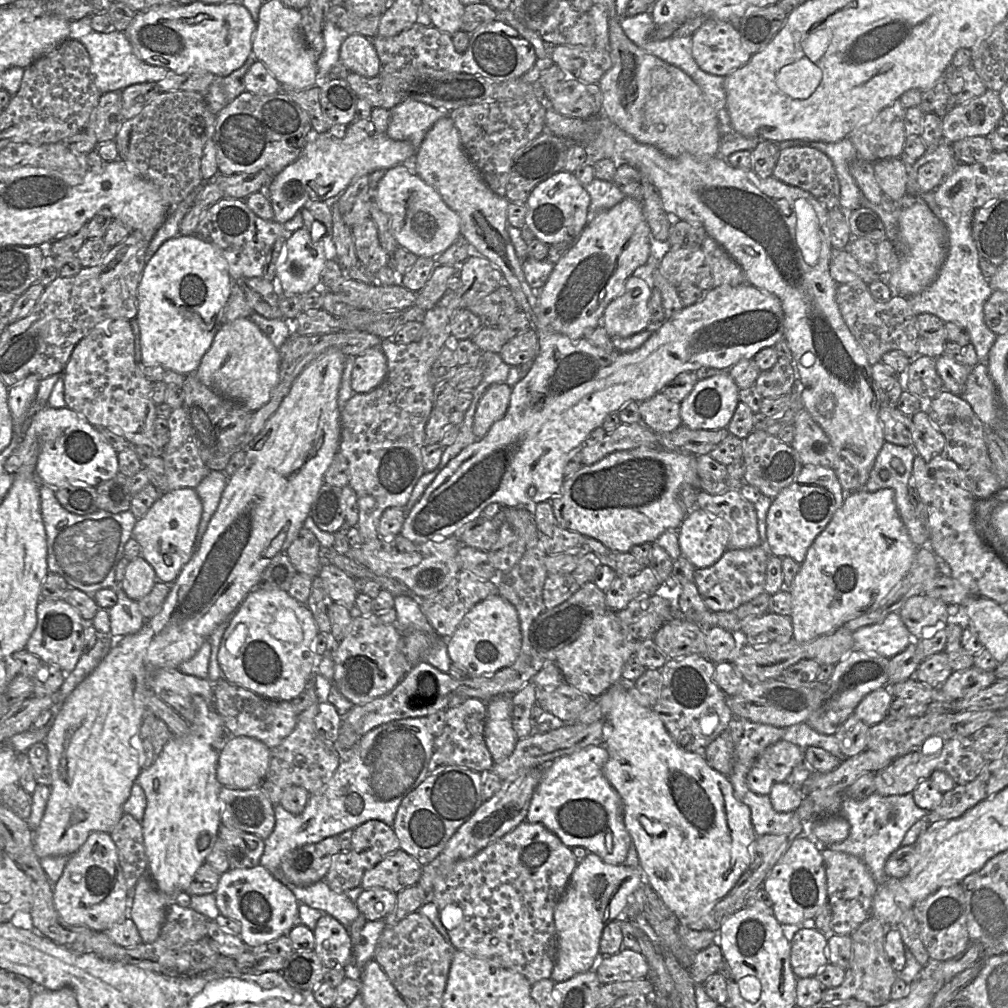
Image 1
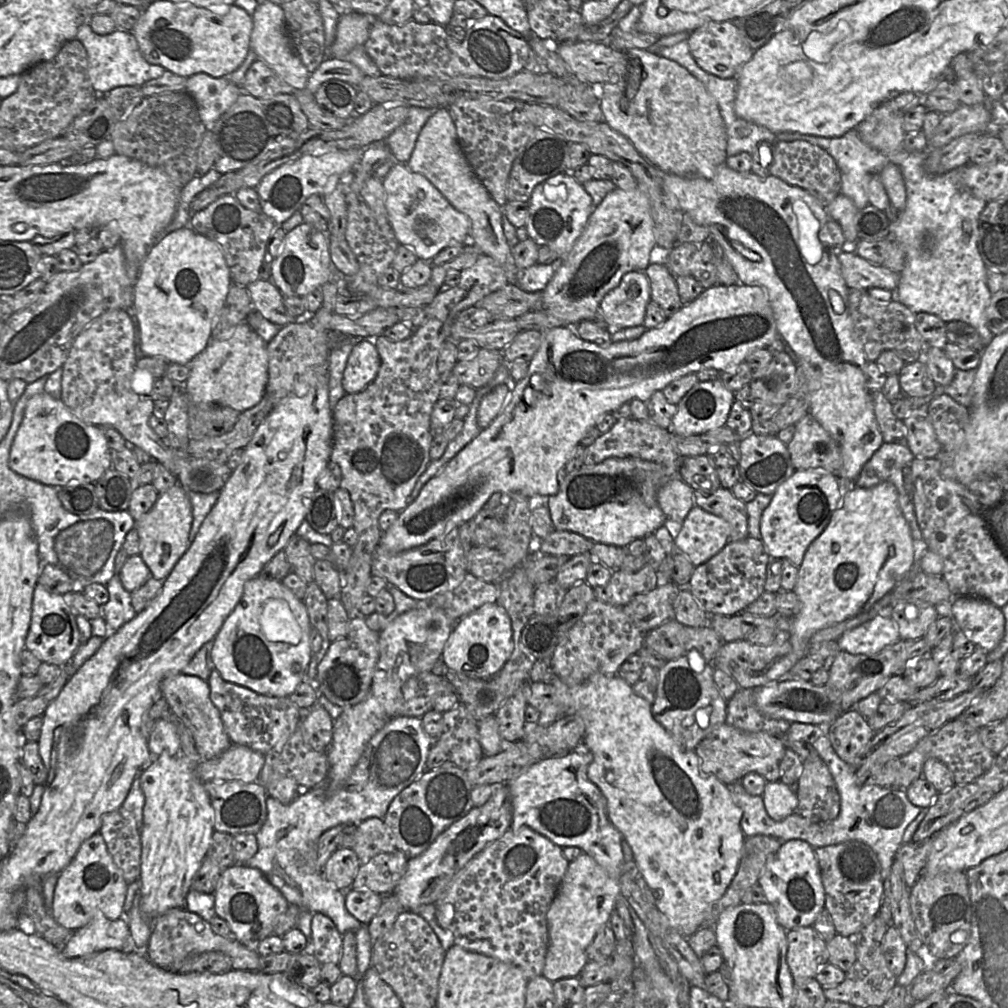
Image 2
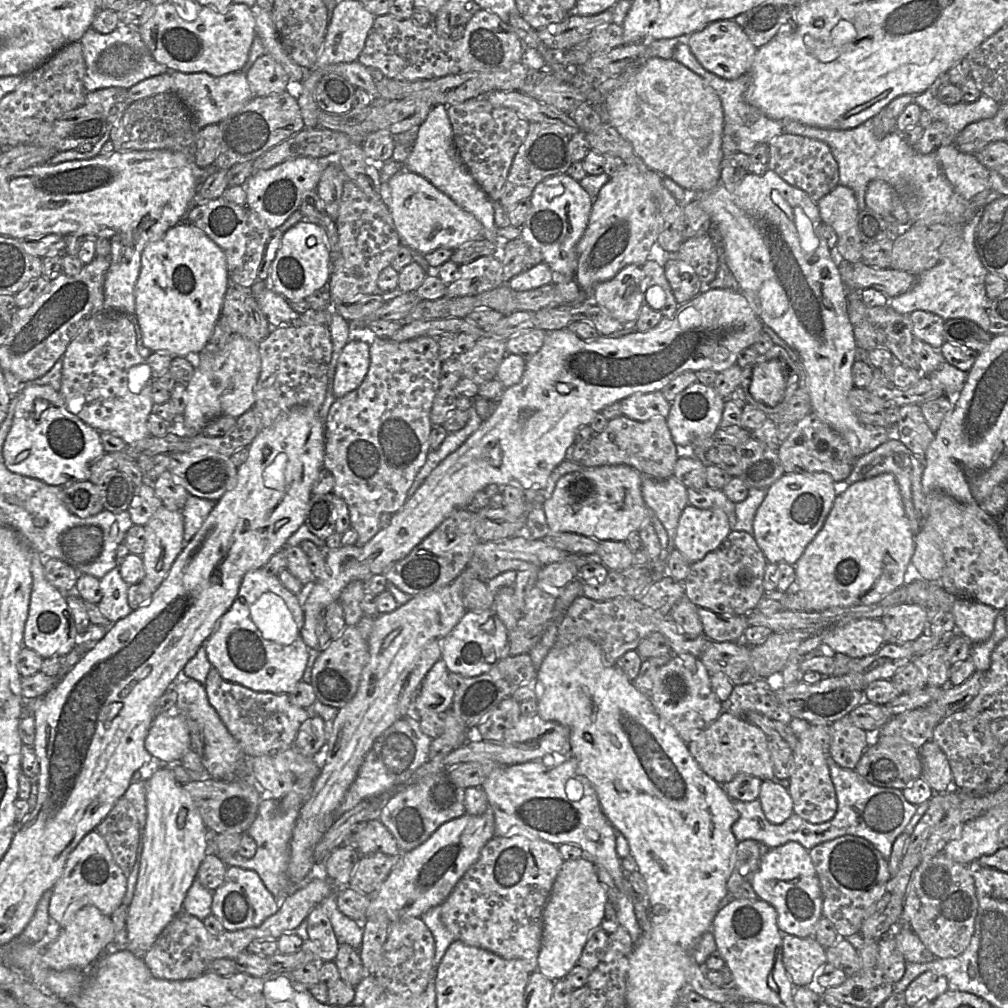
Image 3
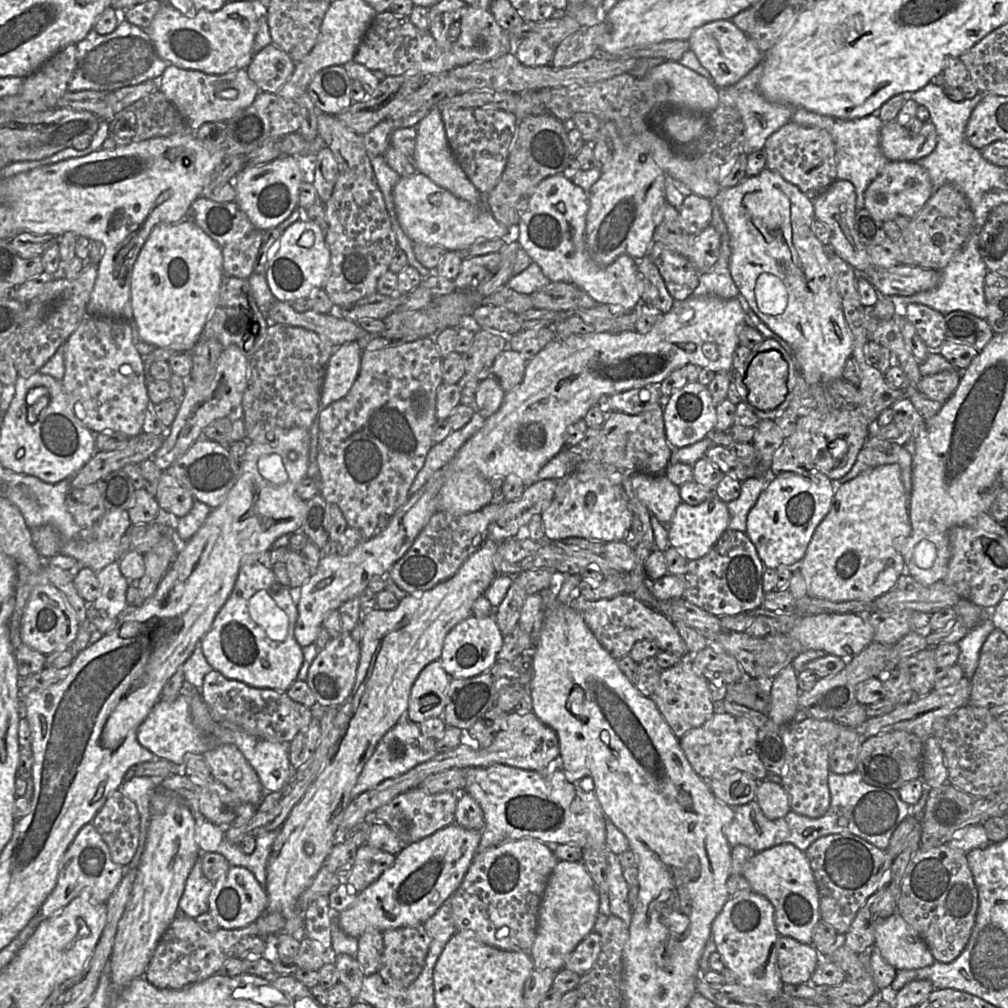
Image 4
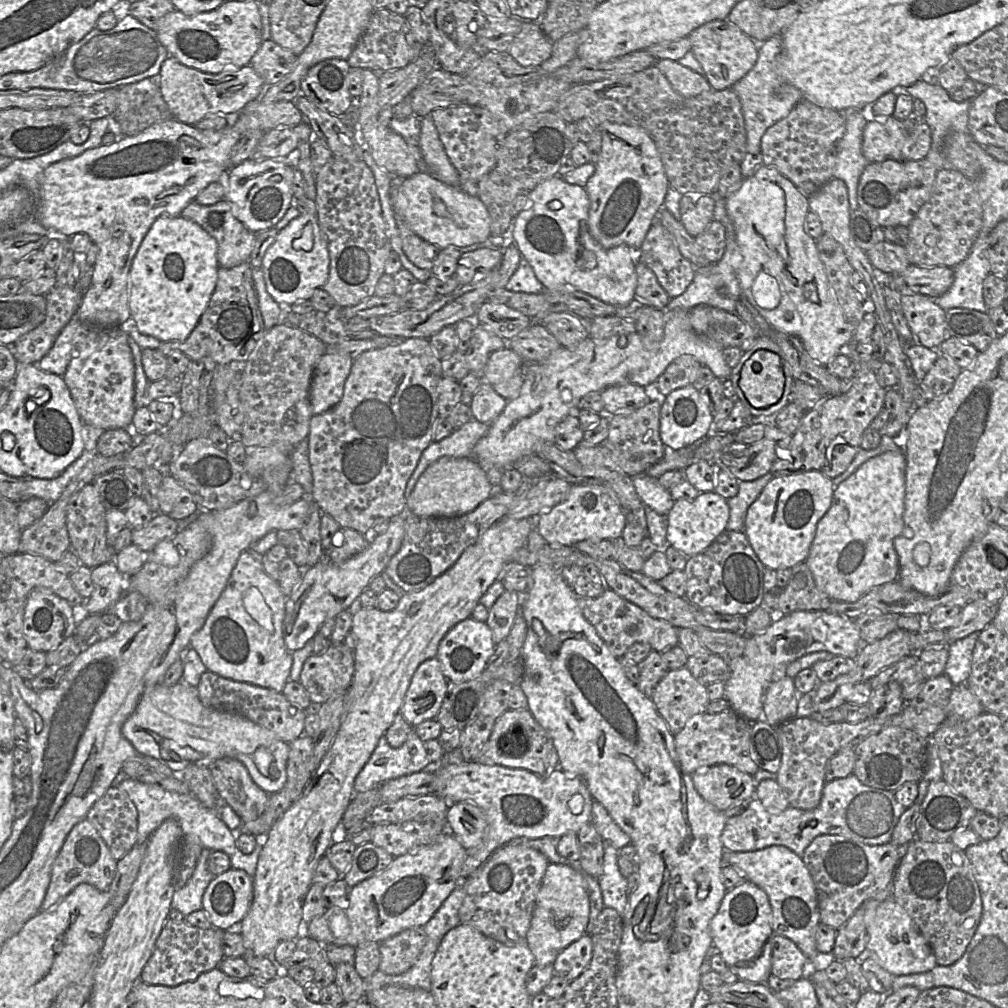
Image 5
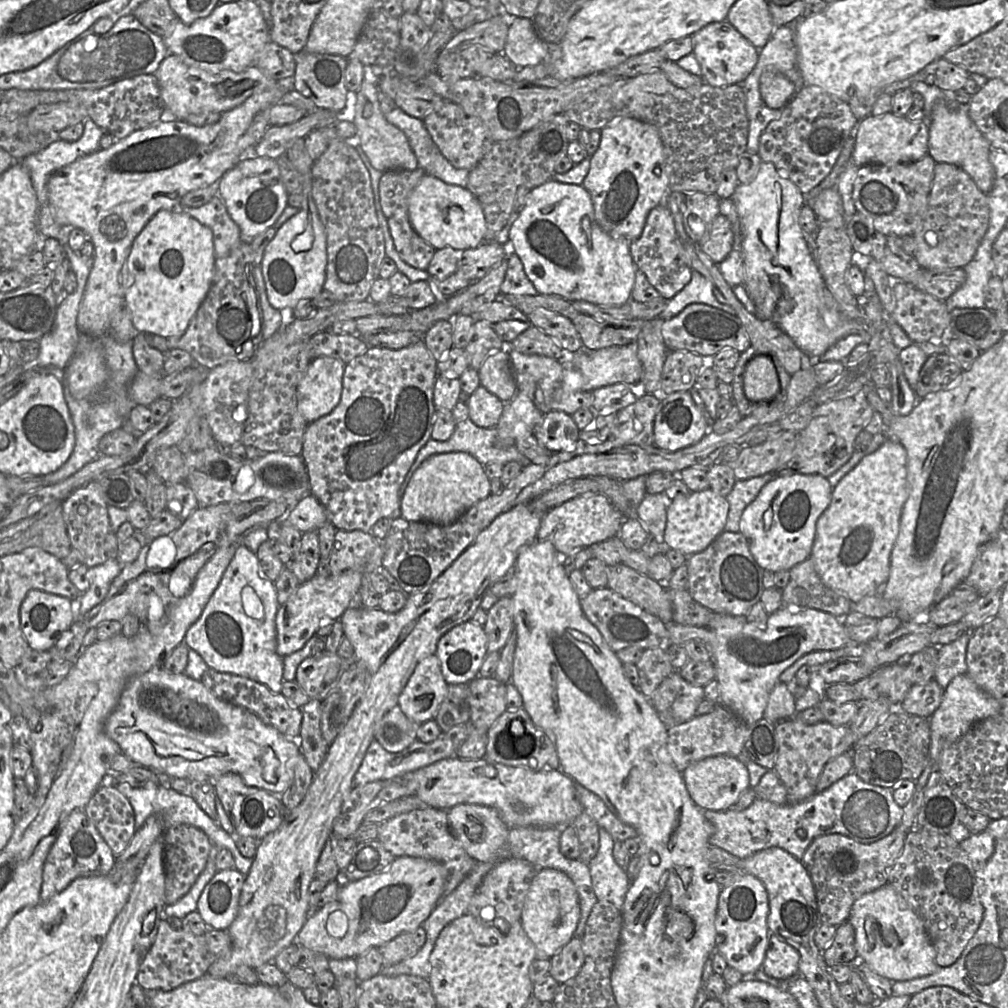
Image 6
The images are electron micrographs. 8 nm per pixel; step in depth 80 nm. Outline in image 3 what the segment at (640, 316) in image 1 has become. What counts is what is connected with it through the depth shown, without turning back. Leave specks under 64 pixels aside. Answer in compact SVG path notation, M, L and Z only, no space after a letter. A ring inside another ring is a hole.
M630 264L611 280L595 286L588 300L606 309L624 324L633 324L644 303L644 273L641 267Z

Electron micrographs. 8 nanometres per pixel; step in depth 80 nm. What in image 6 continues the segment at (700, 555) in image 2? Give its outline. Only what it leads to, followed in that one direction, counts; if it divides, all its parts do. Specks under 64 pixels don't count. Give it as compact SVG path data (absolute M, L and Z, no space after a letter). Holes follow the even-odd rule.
M710 488L677 497L667 508L664 541L670 549L678 550L686 557L702 552L725 531L728 512L729 503L726 497L715 493Z

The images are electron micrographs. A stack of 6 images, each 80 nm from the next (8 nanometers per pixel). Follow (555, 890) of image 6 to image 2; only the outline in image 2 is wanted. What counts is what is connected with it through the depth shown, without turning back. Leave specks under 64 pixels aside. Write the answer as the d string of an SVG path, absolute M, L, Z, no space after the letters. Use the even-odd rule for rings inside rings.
M584 852L570 862L546 915L549 944L542 975L552 983L578 977L587 964L587 948L599 928L609 922L620 894L618 883Z

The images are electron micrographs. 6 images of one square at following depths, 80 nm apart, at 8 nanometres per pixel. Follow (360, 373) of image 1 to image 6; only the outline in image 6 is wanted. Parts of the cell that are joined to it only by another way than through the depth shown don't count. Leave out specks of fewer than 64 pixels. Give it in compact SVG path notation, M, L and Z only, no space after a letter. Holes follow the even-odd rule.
M337 358L312 359L297 386L297 406L308 423L329 414L340 402L346 364Z

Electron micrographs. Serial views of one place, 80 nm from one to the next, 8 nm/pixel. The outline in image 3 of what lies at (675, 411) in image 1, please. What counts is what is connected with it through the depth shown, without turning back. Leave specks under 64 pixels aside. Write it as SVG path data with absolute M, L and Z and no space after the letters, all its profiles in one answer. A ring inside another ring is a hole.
M661 391L636 393L620 401L622 415L636 420L647 421L655 416L667 417L670 403Z

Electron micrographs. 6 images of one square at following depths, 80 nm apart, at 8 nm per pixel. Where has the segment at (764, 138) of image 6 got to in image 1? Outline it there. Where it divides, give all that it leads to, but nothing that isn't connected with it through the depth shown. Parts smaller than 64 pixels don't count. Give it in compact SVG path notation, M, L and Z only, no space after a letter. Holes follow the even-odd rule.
M793 146L782 149L772 176L783 183L809 192L828 211L840 207L840 183L834 166L827 155L813 147Z

